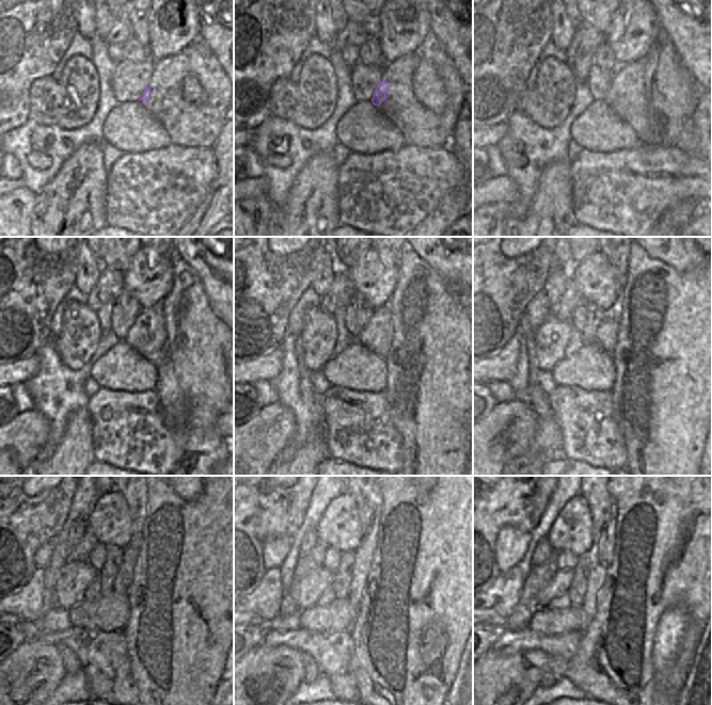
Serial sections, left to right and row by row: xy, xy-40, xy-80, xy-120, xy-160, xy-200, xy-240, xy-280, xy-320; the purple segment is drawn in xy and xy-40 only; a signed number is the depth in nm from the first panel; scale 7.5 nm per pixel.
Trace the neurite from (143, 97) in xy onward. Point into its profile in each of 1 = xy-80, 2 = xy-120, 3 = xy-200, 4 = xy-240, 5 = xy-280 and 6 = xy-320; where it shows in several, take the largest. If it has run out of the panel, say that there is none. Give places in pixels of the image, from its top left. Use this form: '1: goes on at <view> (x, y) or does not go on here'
1: goes on at xy-80 (616, 94)
2: goes on at xy-120 (137, 333)
3: goes on at xy-200 (606, 334)
4: goes on at xy-240 (136, 497)
5: goes on at xy-280 (368, 498)
6: goes on at xy-320 (602, 506)

